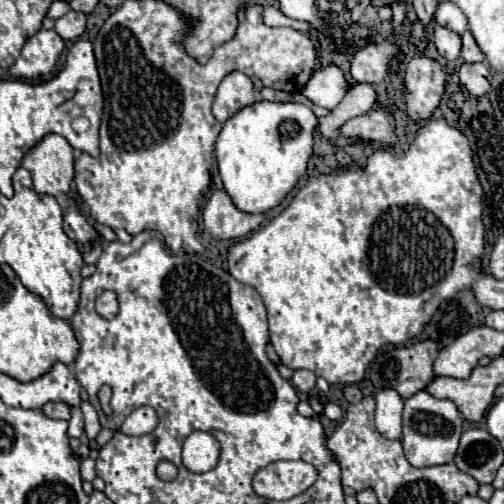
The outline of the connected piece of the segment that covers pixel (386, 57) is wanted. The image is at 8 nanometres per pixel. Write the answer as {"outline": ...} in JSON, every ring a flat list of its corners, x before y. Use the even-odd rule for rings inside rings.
{"outline":[[387,40,387,42,381,42,381,44,369,44,361,50,355,52,355,60,351,62,351,76,357,80,357,82,381,82,389,70,389,60,399,52,399,48,393,44,393,40]]}

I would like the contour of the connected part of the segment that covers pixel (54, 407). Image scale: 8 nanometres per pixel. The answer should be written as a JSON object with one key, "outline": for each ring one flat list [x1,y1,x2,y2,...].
{"outline":[[47,402,47,406,43,406,43,412,49,418,63,418,63,420,71,418,71,406,67,406,63,402]]}

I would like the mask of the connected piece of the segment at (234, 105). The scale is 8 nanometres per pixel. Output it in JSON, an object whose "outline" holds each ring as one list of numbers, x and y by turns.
{"outline":[[229,72,217,88,217,94,213,100,213,116,219,122,225,122,243,106,255,100,257,98,253,96,253,84,249,76,245,76,243,72]]}

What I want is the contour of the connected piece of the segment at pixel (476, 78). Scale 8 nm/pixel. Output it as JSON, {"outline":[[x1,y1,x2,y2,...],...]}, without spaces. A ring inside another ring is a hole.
{"outline":[[463,64,459,70,461,84,473,94,473,96,483,96,489,92,489,78,491,70,487,64]]}

